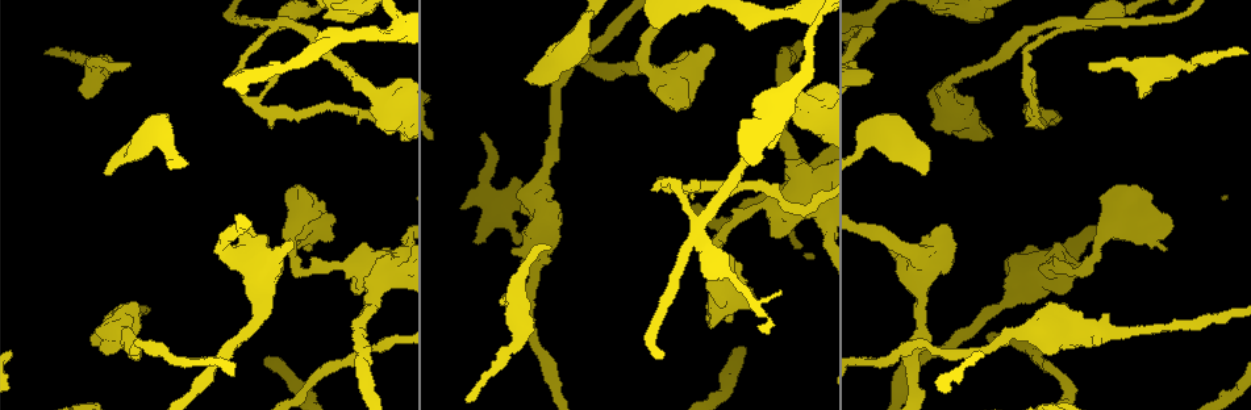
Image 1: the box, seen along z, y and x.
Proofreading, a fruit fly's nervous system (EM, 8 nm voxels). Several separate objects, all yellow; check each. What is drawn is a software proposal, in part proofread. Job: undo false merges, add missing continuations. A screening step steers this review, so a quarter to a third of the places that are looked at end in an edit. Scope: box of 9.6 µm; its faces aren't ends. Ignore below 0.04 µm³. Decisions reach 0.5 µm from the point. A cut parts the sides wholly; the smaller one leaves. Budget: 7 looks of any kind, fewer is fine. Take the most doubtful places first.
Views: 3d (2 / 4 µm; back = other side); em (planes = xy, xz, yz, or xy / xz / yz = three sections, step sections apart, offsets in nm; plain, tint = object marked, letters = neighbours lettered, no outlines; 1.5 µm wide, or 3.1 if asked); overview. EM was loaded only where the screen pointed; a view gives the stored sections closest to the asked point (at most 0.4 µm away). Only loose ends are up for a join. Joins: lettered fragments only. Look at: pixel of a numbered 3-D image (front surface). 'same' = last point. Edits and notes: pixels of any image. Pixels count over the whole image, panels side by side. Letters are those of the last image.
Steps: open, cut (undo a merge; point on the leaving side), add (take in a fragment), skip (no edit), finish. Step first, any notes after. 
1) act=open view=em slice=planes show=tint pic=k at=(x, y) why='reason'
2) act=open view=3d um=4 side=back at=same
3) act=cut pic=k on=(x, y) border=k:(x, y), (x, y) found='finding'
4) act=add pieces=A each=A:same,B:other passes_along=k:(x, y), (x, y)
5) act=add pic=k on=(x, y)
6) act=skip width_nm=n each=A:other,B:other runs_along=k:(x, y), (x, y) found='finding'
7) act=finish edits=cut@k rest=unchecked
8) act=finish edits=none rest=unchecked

act=open view=em slice=xy step=8 show=letters pic=1 at=(1092, 66) why='an open end'

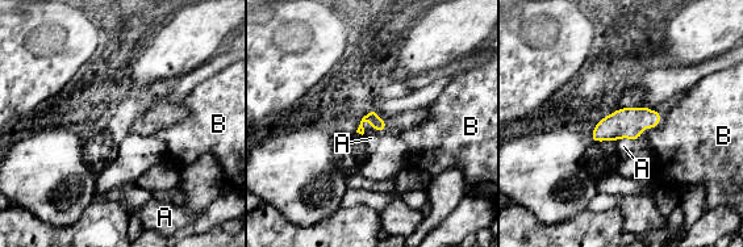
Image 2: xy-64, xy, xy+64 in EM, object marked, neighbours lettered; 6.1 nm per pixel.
act=skip each=A:other,B:other border=2:(362, 122), (368, 121), (376, 133) found='no lettered fragment goes on from it'

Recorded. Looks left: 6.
act=open view=em slice=xz step=8 show=letters pic=1 at=(1067, 21) why='looks like a crossing'

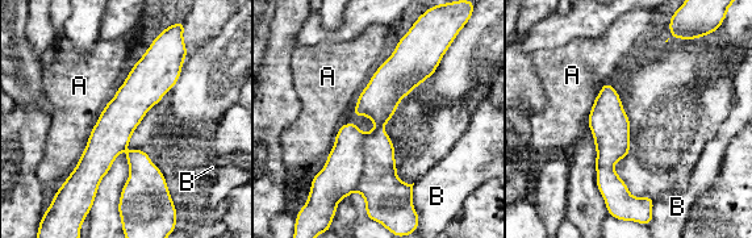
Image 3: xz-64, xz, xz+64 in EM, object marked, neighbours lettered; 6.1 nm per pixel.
act=cut pic=3 on=(379, 184) each=A:other,B:other border=3:(380, 126), (364, 138), (352, 190) found='a second cell is stuck on'

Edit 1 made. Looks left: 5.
act=finish edits=cut@3 rest=unchecked

